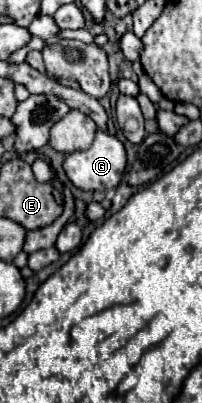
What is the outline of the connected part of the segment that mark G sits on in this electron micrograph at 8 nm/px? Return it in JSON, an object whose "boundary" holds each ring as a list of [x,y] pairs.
{"boundary":[[[96,132],[96,138],[88,150],[72,152],[64,158],[64,172],[70,178],[70,182],[80,190],[110,190],[116,188],[122,180],[122,174],[126,170],[126,150],[124,144],[108,134],[108,132]]]}

